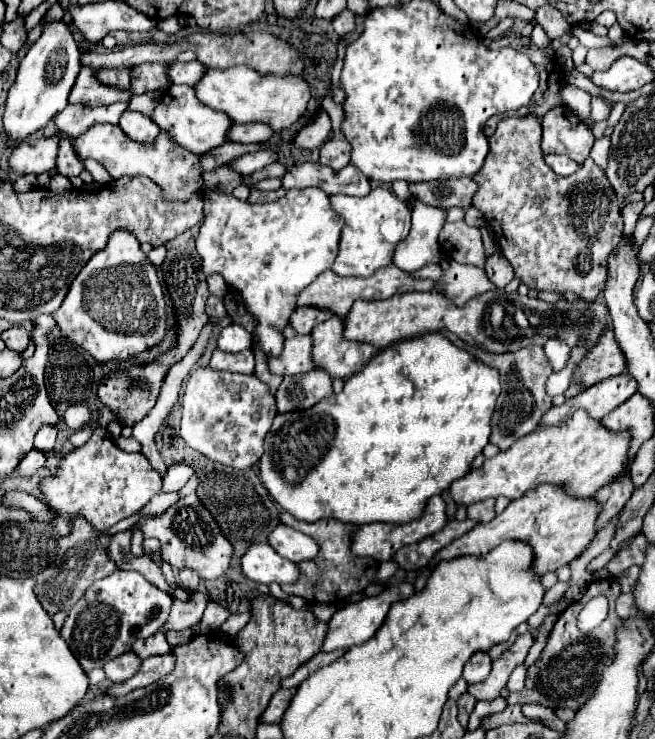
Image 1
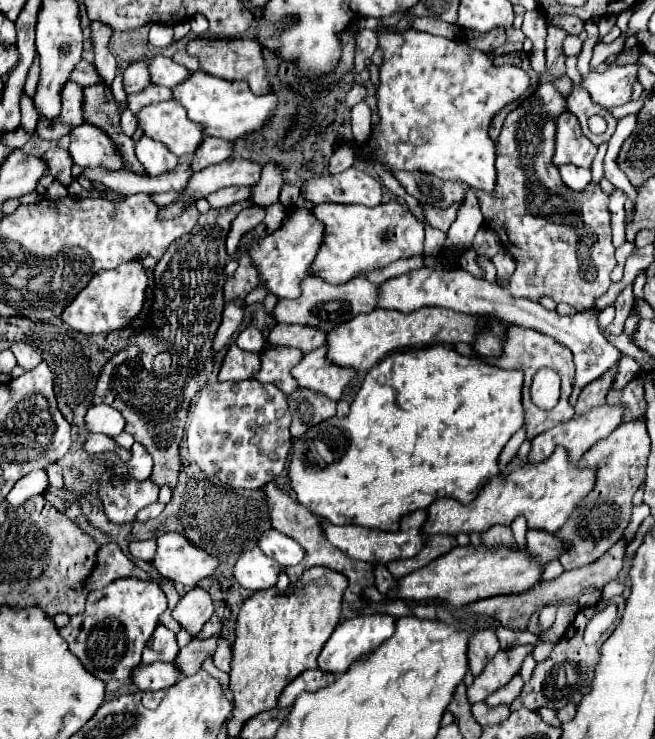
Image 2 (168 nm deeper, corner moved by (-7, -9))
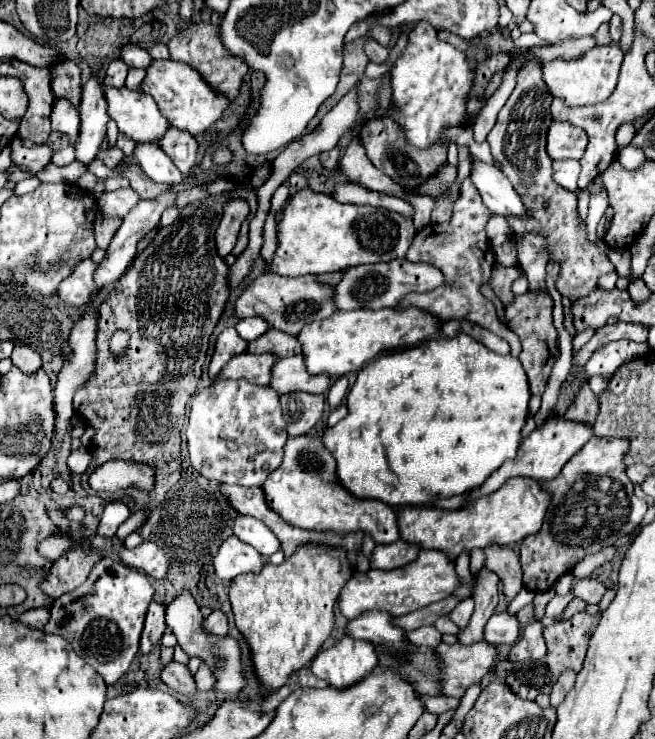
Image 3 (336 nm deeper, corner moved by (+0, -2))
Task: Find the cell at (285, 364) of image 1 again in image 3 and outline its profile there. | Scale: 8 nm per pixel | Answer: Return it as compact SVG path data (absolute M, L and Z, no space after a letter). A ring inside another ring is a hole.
M244 352L236 358L232 358L232 362L228 362L228 366L224 366L222 374L218 378L230 378L230 380L236 380L236 378L244 378L252 384L262 384L262 386L268 386L270 380L272 380L272 366L278 358L272 356L270 352L266 354L250 354L250 352Z

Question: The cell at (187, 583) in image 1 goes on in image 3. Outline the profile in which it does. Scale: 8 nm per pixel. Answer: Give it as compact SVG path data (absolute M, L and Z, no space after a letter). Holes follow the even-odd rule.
M182 590L180 594L176 594L176 598L170 604L166 604L166 624L170 626L170 630L178 638L180 648L188 656L198 656L202 662L206 662L216 672L216 680L218 680L214 686L216 692L236 694L242 690L244 680L242 680L242 666L240 666L240 648L238 648L236 640L230 636L216 638L210 634L202 634L202 626L200 626L202 614L200 614L200 608L190 590Z

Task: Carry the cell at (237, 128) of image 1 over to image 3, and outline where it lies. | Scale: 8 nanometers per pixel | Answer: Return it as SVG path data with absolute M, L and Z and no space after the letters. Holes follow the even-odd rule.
M170 128L168 134L158 140L158 146L172 158L172 162L184 176L190 172L192 166L198 164L198 142L184 130Z

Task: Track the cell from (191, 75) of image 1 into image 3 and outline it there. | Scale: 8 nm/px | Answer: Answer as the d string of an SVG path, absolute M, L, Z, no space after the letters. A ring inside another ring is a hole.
M128 44L122 48L122 60L132 68L142 68L142 70L148 70L148 66L152 66L150 52L134 44Z

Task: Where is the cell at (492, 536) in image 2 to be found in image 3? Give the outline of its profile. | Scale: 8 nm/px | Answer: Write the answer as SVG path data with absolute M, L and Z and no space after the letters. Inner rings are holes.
M500 544L486 546L484 554L484 566L500 576L500 582L504 584L504 596L512 600L522 588L522 566L518 554L512 548L504 548Z

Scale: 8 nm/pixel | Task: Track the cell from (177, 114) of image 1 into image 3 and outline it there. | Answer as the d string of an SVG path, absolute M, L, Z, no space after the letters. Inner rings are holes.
M106 86L104 92L110 118L114 118L118 130L134 142L156 142L168 132L170 124L160 114L160 108L150 94Z

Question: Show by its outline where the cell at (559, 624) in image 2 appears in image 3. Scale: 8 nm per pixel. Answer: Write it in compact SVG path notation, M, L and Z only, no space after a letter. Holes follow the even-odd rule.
M566 574L566 576L562 576L556 584L554 584L554 590L556 590L556 594L560 594L560 596L566 596L566 594L570 594L570 590L572 590L572 580L574 580L574 576L572 574Z

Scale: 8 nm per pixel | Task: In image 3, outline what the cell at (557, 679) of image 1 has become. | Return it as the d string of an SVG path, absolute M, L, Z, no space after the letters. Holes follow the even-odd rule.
M580 612L576 616L572 616L570 620L564 622L554 622L544 630L544 640L546 640L546 656L542 660L530 660L530 662L498 662L496 664L496 676L504 678L506 684L512 688L514 694L518 694L524 700L534 700L538 694L550 694L554 682L560 678L560 674L564 670L572 670L578 672L586 654L586 646L588 640L592 636L592 632L596 630L598 622L600 622L600 612L596 614L588 614L588 612Z

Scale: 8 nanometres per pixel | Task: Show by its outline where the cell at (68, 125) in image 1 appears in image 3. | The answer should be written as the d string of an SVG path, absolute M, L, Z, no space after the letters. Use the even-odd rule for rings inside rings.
M130 68L130 72L128 72L128 78L126 78L126 84L124 84L124 86L126 86L126 88L130 88L130 90L140 90L144 76L146 76L146 72L144 72L144 70Z

